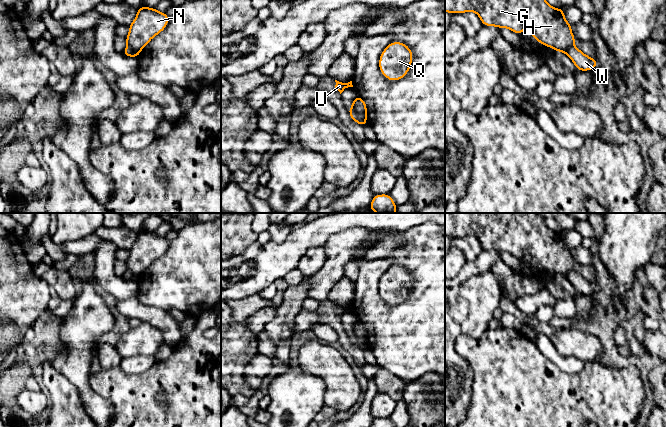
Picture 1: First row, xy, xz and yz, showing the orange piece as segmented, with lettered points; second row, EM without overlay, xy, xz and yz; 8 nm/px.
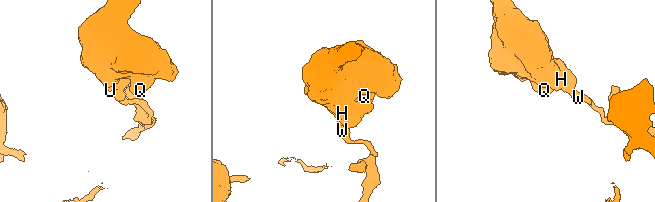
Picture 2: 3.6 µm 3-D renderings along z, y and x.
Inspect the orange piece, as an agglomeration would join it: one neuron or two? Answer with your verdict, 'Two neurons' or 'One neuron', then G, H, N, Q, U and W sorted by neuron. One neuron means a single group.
Two neurons. Groups: G H N Q U / W

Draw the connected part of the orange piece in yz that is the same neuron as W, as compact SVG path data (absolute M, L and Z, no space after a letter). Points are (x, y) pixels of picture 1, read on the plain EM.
M574 269L570 270L564 277L572 284L576 294L586 296L596 291L599 292L598 286L593 281L587 280Z

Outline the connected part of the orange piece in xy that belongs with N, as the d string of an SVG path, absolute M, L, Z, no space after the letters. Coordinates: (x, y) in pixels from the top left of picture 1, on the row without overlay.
M140 230L135 243L129 249L129 257L125 262L127 269L135 275L141 275L166 252L169 242L165 236L158 236L154 231Z

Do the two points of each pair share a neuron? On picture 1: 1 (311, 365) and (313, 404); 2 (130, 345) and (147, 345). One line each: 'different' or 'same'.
1: different
2: same

